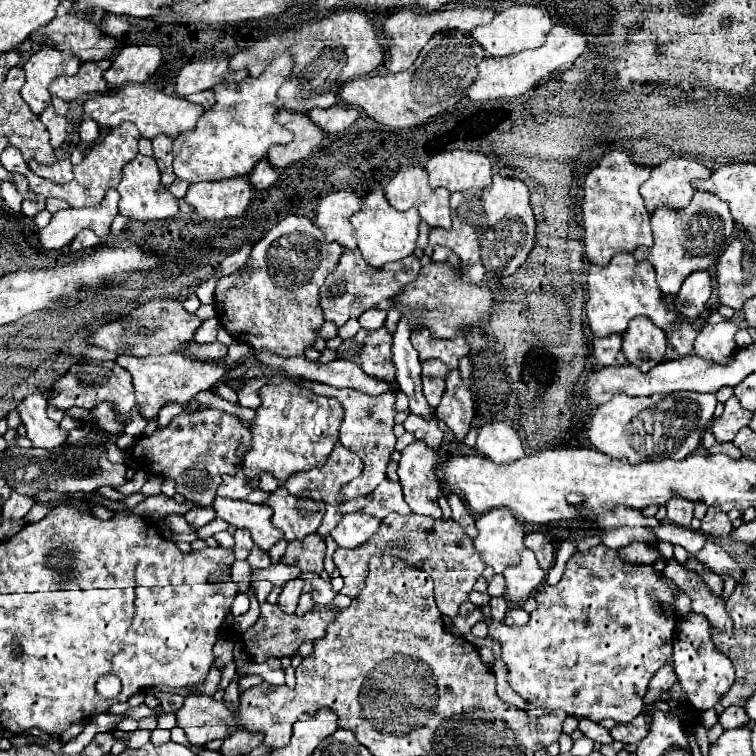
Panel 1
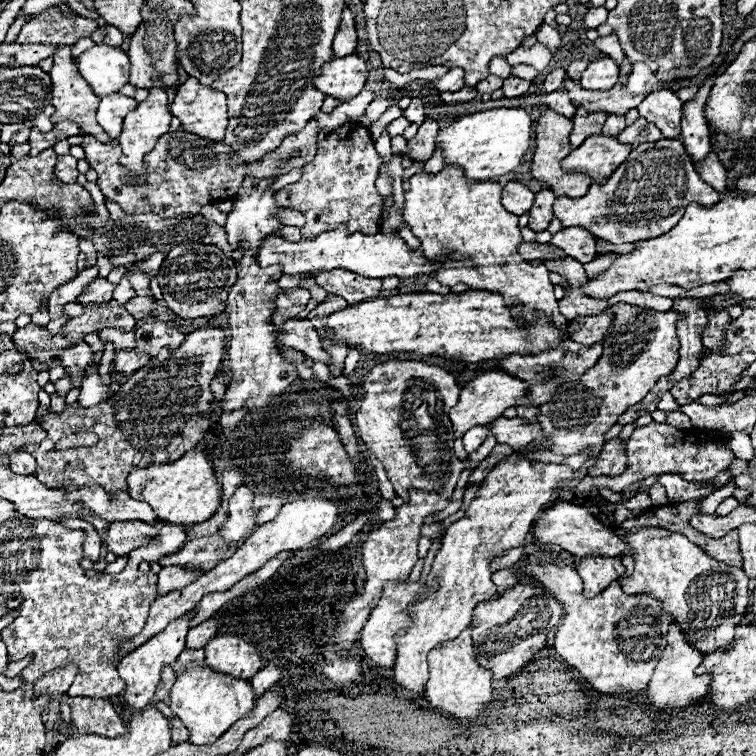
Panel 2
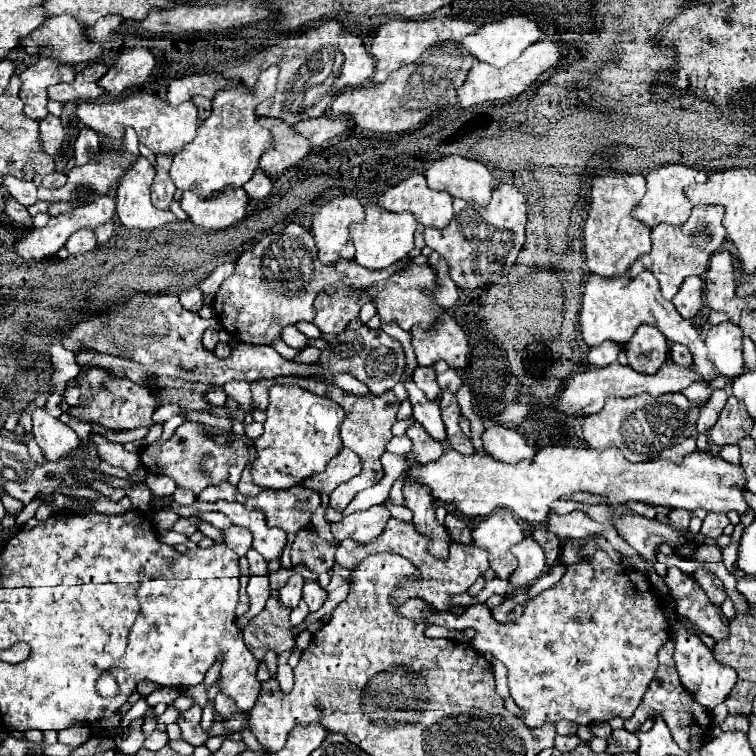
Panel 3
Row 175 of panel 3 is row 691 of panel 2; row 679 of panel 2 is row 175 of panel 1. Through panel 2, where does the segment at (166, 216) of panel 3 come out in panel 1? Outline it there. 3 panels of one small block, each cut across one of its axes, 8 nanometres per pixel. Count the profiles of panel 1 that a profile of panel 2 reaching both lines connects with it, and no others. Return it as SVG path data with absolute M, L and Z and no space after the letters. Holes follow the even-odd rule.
M138 154L122 168L122 180L118 184L120 192L120 214L130 220L164 220L178 214L178 198L160 182L160 170L156 160L150 156Z

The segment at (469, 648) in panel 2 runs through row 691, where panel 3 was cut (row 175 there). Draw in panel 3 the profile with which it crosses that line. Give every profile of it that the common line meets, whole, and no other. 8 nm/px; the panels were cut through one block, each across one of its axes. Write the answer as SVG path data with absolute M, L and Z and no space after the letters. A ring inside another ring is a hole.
M458 154L434 160L426 170L426 180L434 190L446 190L454 198L474 200L480 206L486 206L490 202L494 188L492 174L484 162Z

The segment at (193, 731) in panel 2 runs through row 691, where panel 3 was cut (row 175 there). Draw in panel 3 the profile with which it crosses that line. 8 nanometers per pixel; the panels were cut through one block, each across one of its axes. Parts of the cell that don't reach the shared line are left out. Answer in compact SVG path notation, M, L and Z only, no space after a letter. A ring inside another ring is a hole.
M276 64L264 70L254 90L238 82L234 86L228 86L216 92L210 118L202 120L202 124L198 126L196 138L174 156L174 162L170 166L170 176L176 188L180 190L196 188L200 196L208 196L212 192L224 190L226 186L244 186L252 178L264 150L274 146L272 132L258 124L260 116L256 114L256 106L262 100L274 96L278 72L280 68Z

